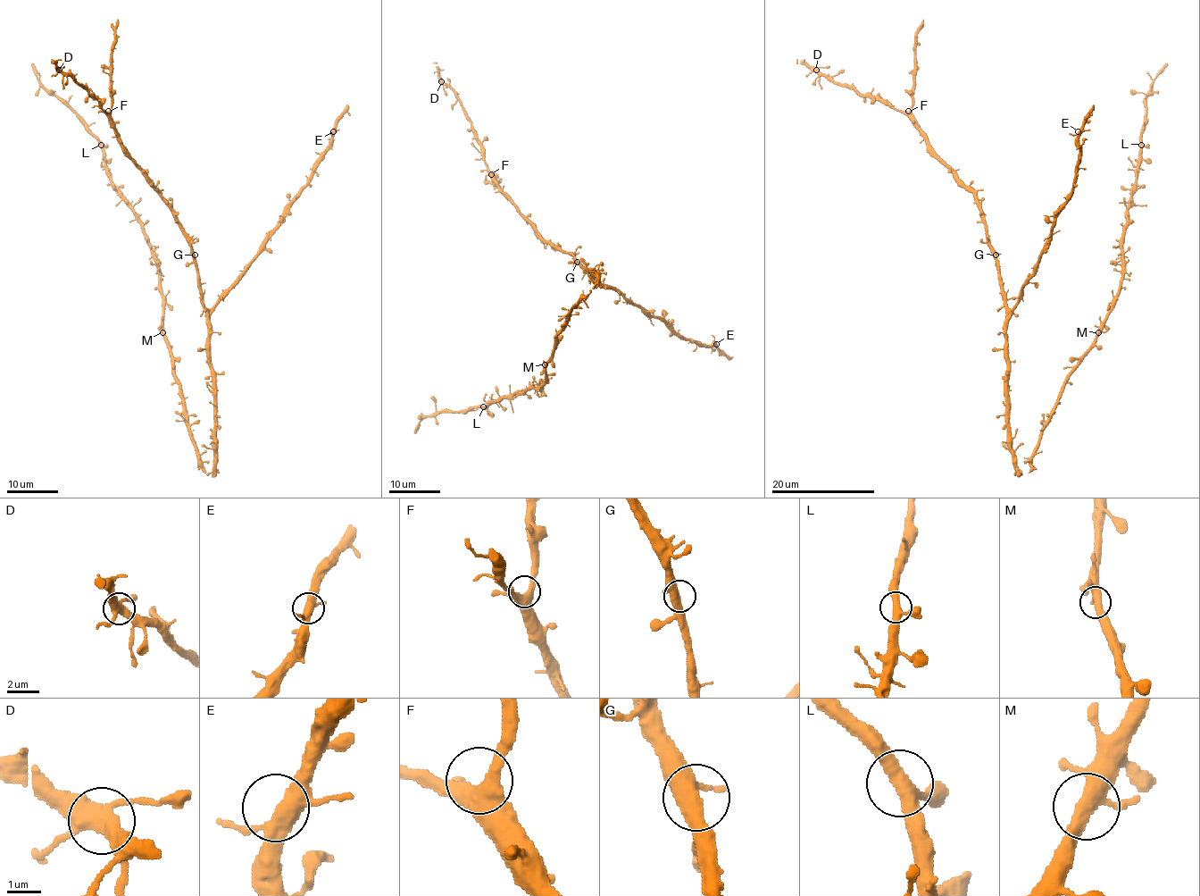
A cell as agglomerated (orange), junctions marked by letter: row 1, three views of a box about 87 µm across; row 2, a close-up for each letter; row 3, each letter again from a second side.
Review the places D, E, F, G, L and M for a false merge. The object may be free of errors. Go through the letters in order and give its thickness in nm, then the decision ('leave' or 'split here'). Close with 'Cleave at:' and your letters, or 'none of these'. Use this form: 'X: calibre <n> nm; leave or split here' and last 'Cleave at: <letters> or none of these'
D: calibre 400 nm; leave
E: calibre 400 nm; leave
F: calibre 440 nm; leave
G: calibre 400 nm; leave
L: calibre 360 nm; leave
M: calibre 360 nm; leave
Cleave at: none of these

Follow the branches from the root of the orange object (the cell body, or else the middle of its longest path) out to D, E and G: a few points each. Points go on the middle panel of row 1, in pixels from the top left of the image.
D: (596, 277), (570, 254), (547, 243), (503, 195), (483, 158), (483, 149), (462, 101), (441, 81)
E: (596, 277), (603, 286), (613, 287), (645, 313), (659, 318), (680, 338), (704, 345), (716, 344)
G: (596, 277), (577, 262)

